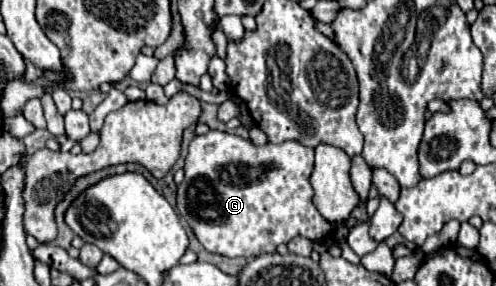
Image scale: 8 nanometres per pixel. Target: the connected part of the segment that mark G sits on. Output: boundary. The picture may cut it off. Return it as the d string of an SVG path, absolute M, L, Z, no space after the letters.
M209 130L203 136L195 136L189 144L185 158L185 180L177 188L177 210L187 220L197 240L215 254L229 258L253 258L263 252L275 252L277 244L289 242L295 236L321 238L331 236L337 226L325 222L311 202L309 174L313 170L313 148L305 148L299 142L263 144L253 146L249 140L227 134L221 130Z

